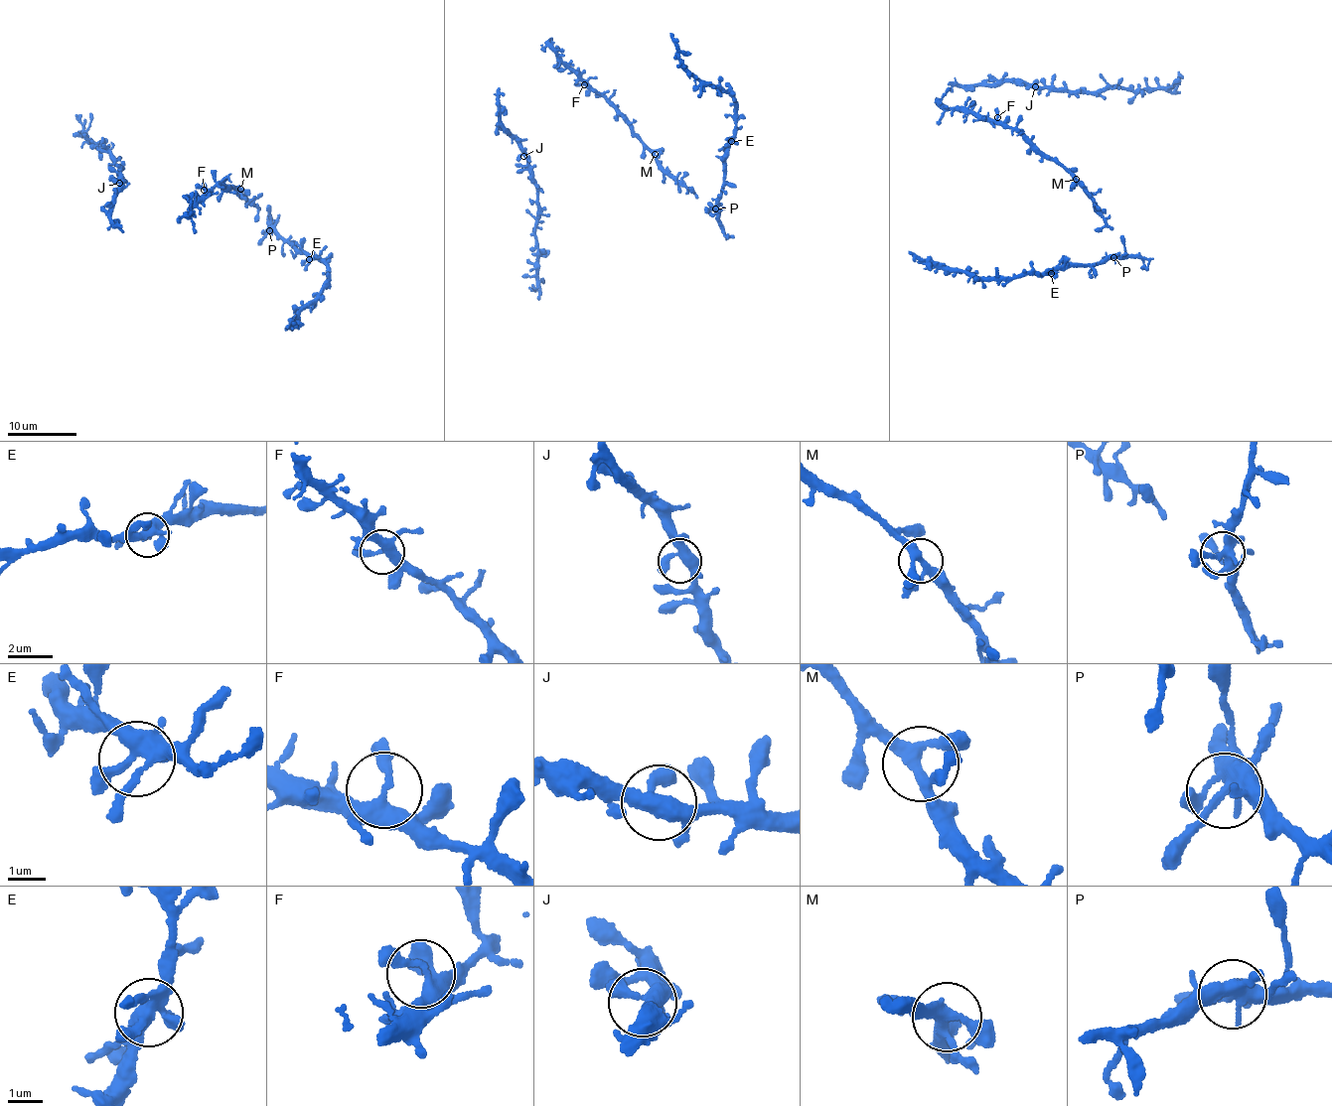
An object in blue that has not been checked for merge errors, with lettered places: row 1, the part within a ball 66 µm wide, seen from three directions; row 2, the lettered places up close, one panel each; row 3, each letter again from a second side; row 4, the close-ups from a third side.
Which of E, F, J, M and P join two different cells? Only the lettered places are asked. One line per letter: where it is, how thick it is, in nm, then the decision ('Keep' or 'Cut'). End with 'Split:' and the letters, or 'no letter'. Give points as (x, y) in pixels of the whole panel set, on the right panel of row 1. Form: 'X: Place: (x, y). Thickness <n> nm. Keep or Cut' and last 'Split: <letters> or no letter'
E: Place: (1051, 273). Thickness 360 nm. Keep
F: Place: (997, 117). Thickness 300 nm. Keep
J: Place: (1035, 86). Thickness 360 nm. Keep
M: Place: (1076, 179). Thickness 320 nm. Keep
P: Place: (1113, 257). Thickness 360 nm. Keep
Split: no letter

